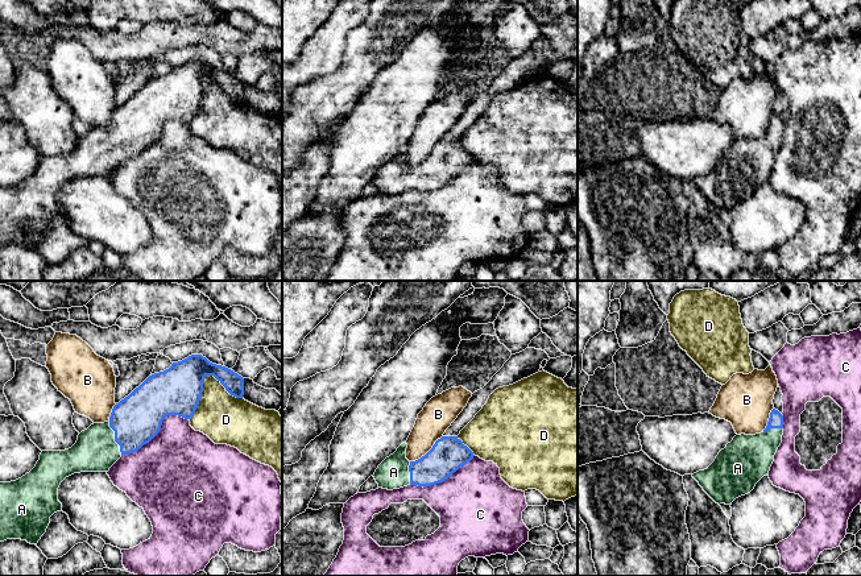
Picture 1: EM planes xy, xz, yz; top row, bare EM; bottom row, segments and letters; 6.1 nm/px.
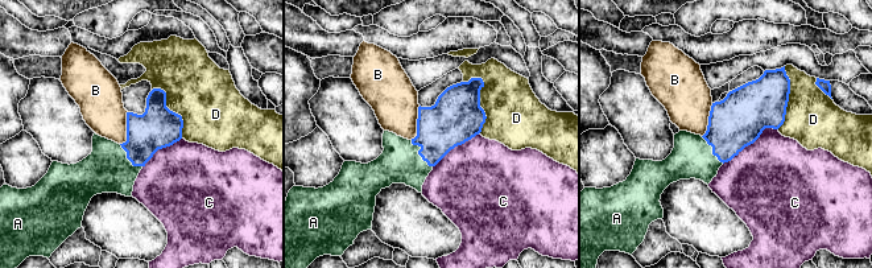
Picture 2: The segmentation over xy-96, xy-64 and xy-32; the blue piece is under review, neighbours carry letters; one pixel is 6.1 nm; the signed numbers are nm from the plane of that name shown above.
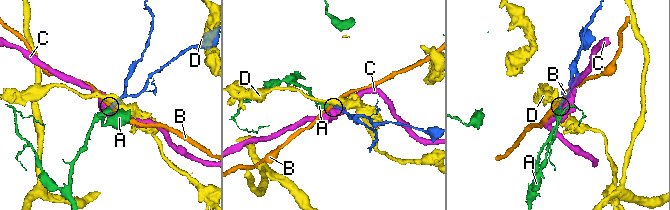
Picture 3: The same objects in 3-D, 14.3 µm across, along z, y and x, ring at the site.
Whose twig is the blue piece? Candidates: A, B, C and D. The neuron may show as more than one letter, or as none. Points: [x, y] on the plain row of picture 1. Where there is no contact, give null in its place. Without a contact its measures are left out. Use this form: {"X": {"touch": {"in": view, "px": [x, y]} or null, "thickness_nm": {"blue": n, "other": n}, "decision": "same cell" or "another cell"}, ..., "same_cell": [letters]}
{"A": {"touch": {"in": "xy", "px": [115, 143]}, "thickness_nm": {"blue": 300, "other": 260}, "decision": "same cell"}, "B": {"touch": {"in": "xz", "px": [427, 157]}, "thickness_nm": {"blue": 220, "other": 200}, "decision": "another cell"}, "C": {"touch": {"in": "xy", "px": [157, 137]}, "thickness_nm": {"blue": 300, "other": 480}, "decision": "another cell"}, "D": {"touch": {"in": "xy", "px": [203, 85]}, "thickness_nm": {"blue": 300, "other": 280}, "decision": "another cell"}, "same_cell": ["A"]}

